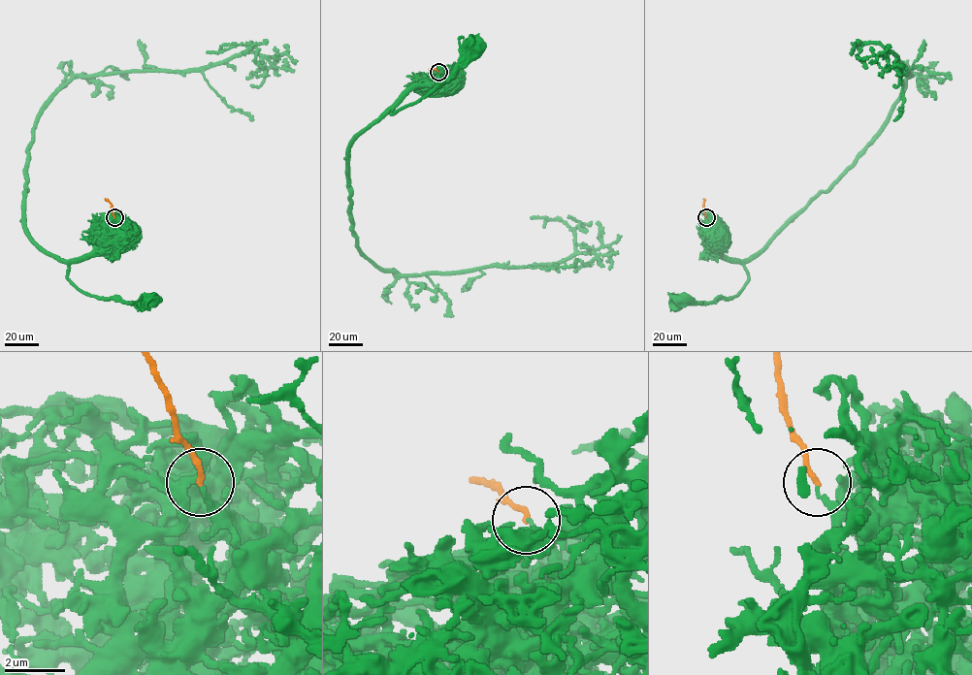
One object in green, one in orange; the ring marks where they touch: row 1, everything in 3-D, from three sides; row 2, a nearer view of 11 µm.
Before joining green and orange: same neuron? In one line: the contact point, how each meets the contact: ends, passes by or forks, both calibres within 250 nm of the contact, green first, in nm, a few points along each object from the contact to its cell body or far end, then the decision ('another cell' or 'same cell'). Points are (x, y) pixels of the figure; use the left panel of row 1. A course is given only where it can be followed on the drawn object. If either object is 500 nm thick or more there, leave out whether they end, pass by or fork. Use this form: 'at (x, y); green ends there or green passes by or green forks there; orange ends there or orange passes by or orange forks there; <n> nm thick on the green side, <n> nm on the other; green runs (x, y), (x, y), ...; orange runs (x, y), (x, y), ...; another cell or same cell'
at (114, 217); green ends there; orange ends there; 150 nm thick on the green side, 170 nm on the other; green runs (114, 217), (116, 223), (108, 239), (70, 264), (68, 278), (92, 295), (126, 303), (146, 303), (151, 300); orange runs (114, 217), (111, 204), (105, 198); another cell

